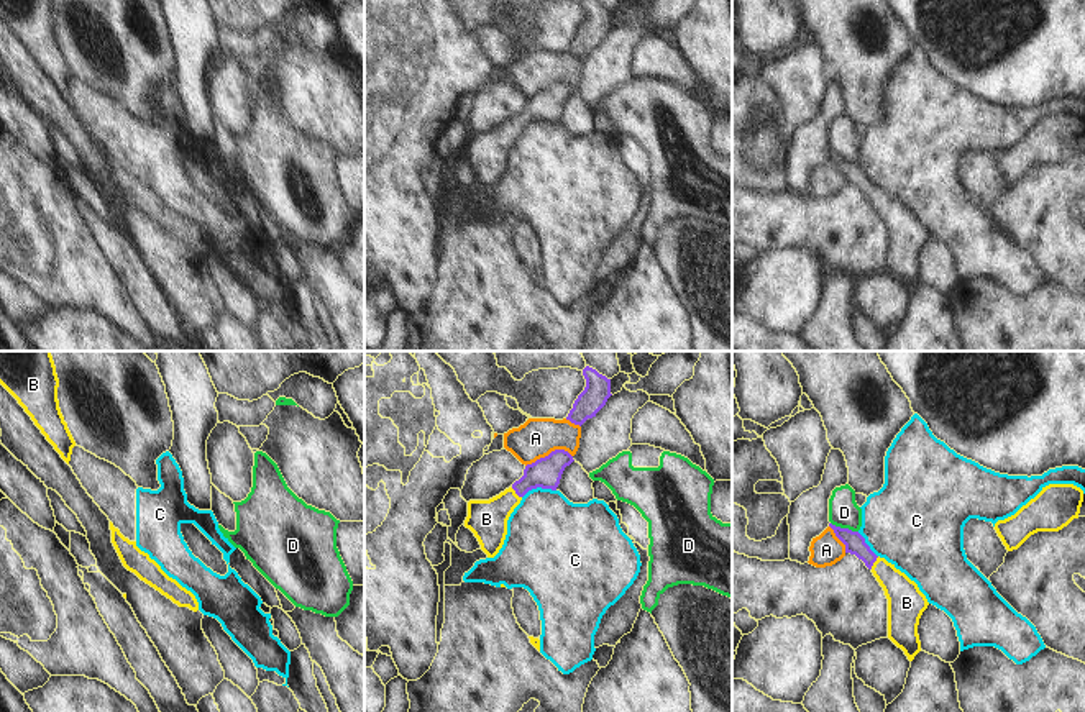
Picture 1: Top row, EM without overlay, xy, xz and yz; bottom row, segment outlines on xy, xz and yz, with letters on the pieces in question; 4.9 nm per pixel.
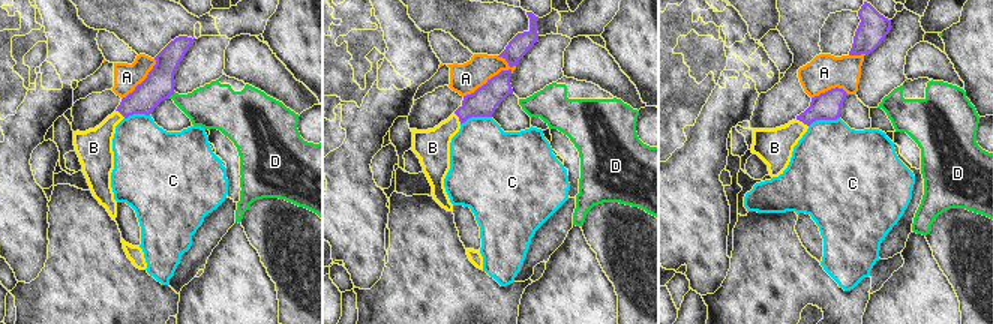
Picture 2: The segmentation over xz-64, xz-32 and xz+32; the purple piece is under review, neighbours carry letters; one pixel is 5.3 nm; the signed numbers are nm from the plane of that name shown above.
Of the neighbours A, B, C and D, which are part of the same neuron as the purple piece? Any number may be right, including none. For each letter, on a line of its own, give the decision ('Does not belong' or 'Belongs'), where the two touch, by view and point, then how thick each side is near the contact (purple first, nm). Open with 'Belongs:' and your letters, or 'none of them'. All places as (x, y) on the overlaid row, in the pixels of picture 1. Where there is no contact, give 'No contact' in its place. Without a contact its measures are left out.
Belongs: B
A: Does not belong. Touches purple at xz (550, 453). Thickness 150 nm (purple) against 190 nm
B: Belongs. Touches purple at yz (874, 561). Thickness 100 nm (purple) against 180 nm
C: Does not belong. Touches purple at xz (539, 486). Thickness 150 nm (purple) against 400 nm
D: Does not belong. Touches purple at yz (844, 529). Thickness 100 nm (purple) against 150 nm

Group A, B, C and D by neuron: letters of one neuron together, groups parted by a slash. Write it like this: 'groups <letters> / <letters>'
groups A / B / C / D

